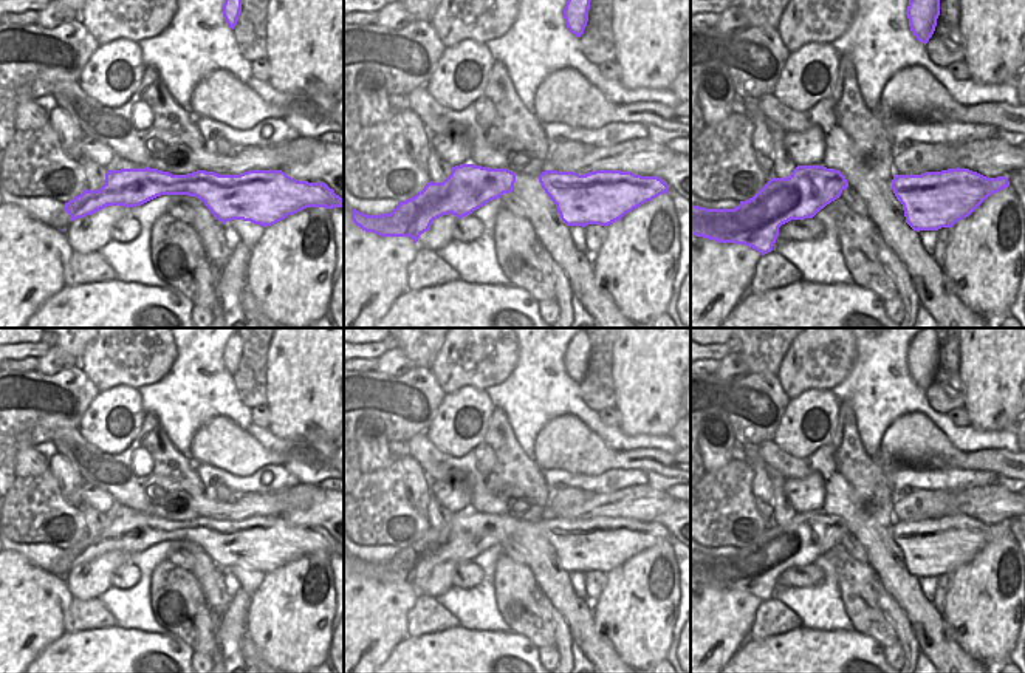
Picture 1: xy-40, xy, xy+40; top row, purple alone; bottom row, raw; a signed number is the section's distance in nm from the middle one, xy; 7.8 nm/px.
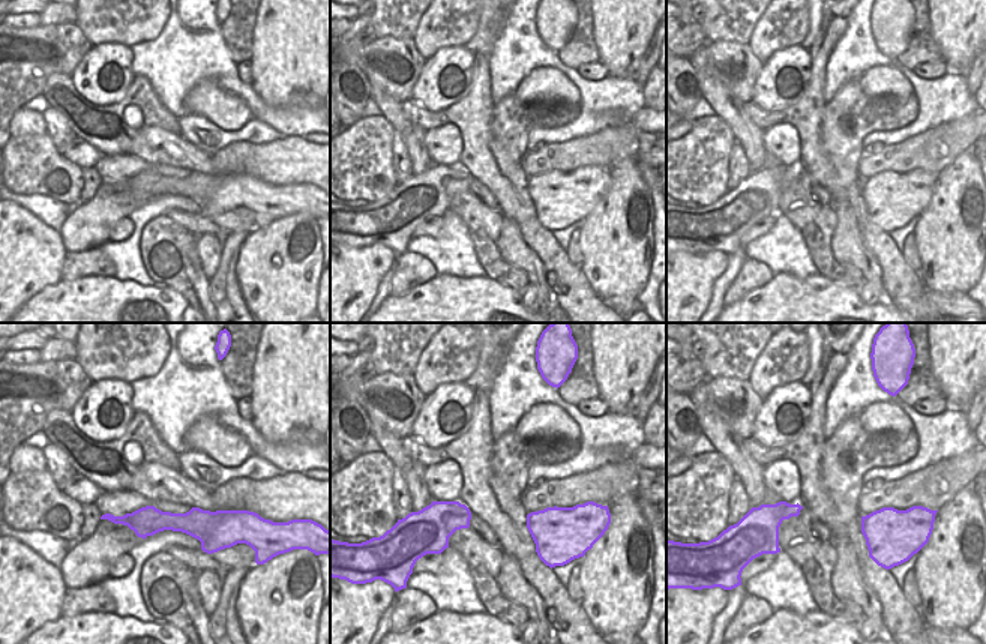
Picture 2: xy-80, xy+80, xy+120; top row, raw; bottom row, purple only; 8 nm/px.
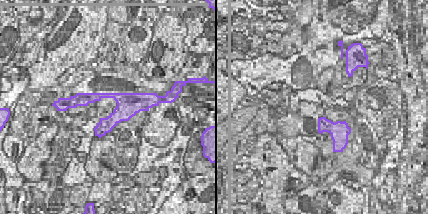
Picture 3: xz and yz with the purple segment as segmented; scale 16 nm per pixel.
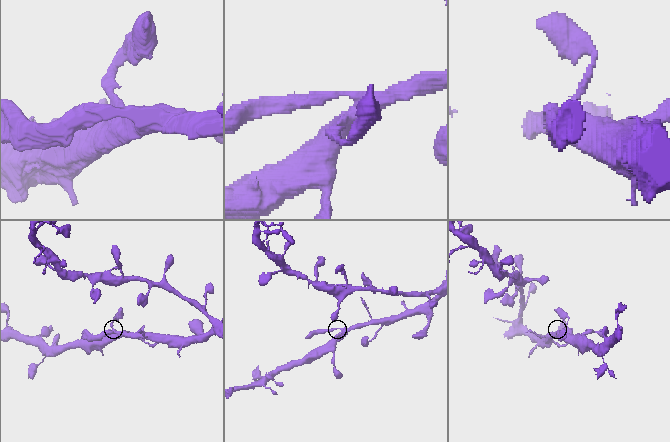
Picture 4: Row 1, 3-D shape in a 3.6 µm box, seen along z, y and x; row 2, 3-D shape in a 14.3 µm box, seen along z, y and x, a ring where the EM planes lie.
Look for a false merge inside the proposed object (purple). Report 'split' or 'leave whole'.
leave whole

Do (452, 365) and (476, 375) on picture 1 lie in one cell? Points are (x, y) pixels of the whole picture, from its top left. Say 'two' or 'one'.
one

